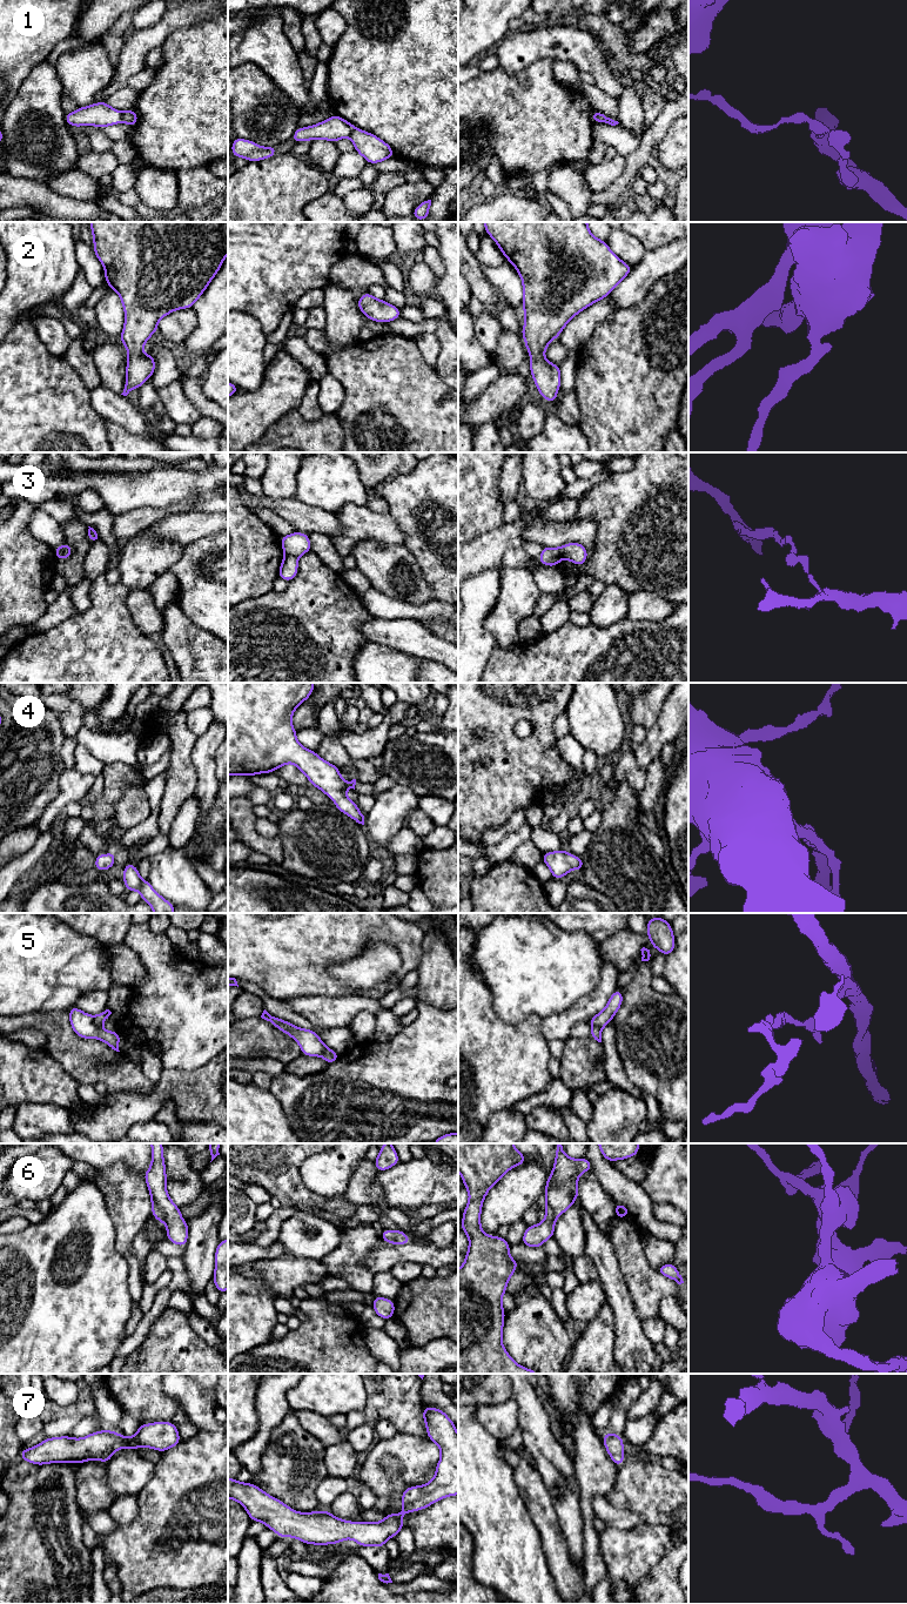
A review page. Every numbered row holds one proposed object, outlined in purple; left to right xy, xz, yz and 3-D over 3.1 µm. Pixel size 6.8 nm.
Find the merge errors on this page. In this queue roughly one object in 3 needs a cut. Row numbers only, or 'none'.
1, 3, 5

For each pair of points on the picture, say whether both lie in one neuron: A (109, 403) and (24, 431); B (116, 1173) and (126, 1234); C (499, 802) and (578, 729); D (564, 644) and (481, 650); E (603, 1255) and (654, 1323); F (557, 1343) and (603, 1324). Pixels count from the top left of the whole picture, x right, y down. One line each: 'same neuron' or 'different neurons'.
A: different neurons
B: same neuron
C: different neurons
D: different neurons
E: different neurons
F: different neurons

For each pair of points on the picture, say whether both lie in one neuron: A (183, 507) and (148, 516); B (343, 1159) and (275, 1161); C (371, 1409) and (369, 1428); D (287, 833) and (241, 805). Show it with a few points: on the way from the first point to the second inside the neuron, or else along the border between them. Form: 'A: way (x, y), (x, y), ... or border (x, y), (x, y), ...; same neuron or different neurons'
A: way (175, 509), (156, 515); same neuron
B: border (311, 1155), (300, 1170), (309, 1187); different neurons
C: border (375, 1423), (363, 1423), (351, 1430); different neurons
D: border (276, 837), (281, 843), (282, 864); different neurons

